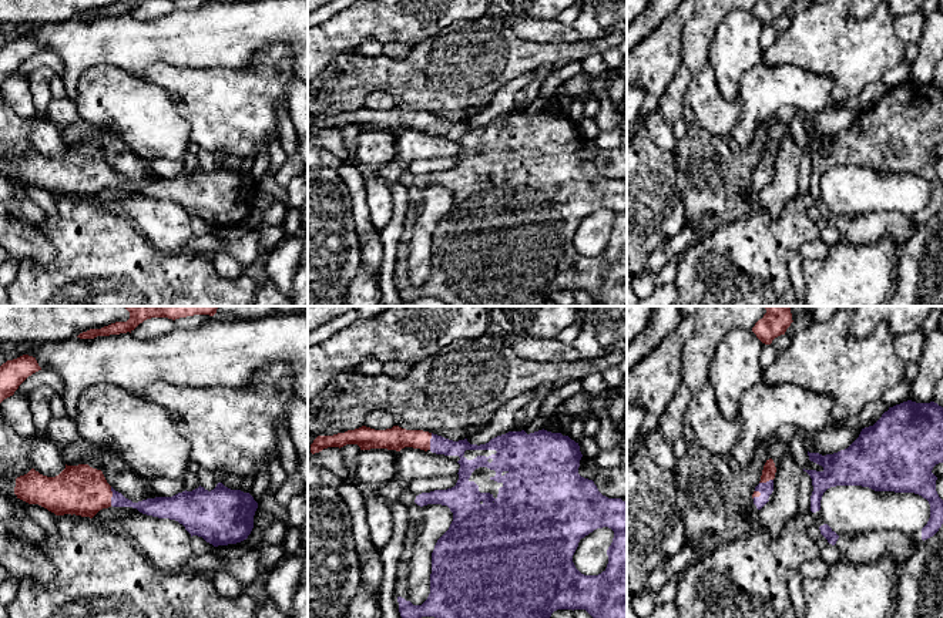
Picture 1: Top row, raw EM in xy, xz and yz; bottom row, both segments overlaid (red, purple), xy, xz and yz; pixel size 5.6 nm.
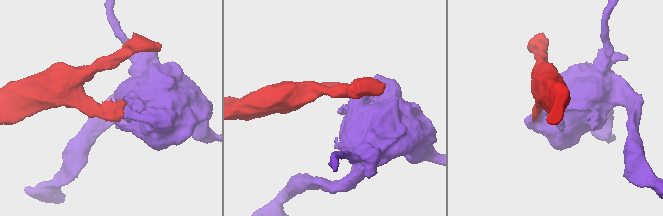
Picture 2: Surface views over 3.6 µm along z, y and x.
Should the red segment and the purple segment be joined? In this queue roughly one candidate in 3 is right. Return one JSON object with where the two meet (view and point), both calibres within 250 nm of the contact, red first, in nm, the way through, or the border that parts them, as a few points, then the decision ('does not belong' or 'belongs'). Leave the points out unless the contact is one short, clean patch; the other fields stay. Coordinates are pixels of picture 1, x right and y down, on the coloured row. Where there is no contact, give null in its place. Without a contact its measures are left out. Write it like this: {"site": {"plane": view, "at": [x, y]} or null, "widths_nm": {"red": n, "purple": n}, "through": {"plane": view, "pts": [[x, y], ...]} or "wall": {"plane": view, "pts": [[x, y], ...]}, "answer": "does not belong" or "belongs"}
{"site": {"plane": "xy", "at": [111, 496]}, "widths_nm": {"red": 280, "purple": 100}, "through": {"plane": "xy", "pts": [[81, 490], [111, 496], [126, 503], [154, 507]]}, "answer": "belongs"}

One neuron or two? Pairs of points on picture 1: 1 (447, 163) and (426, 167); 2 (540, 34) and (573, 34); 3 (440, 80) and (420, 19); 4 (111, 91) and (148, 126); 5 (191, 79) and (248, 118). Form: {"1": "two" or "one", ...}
{"1": "one", "2": "one", "3": "two", "4": "one", "5": "one"}

